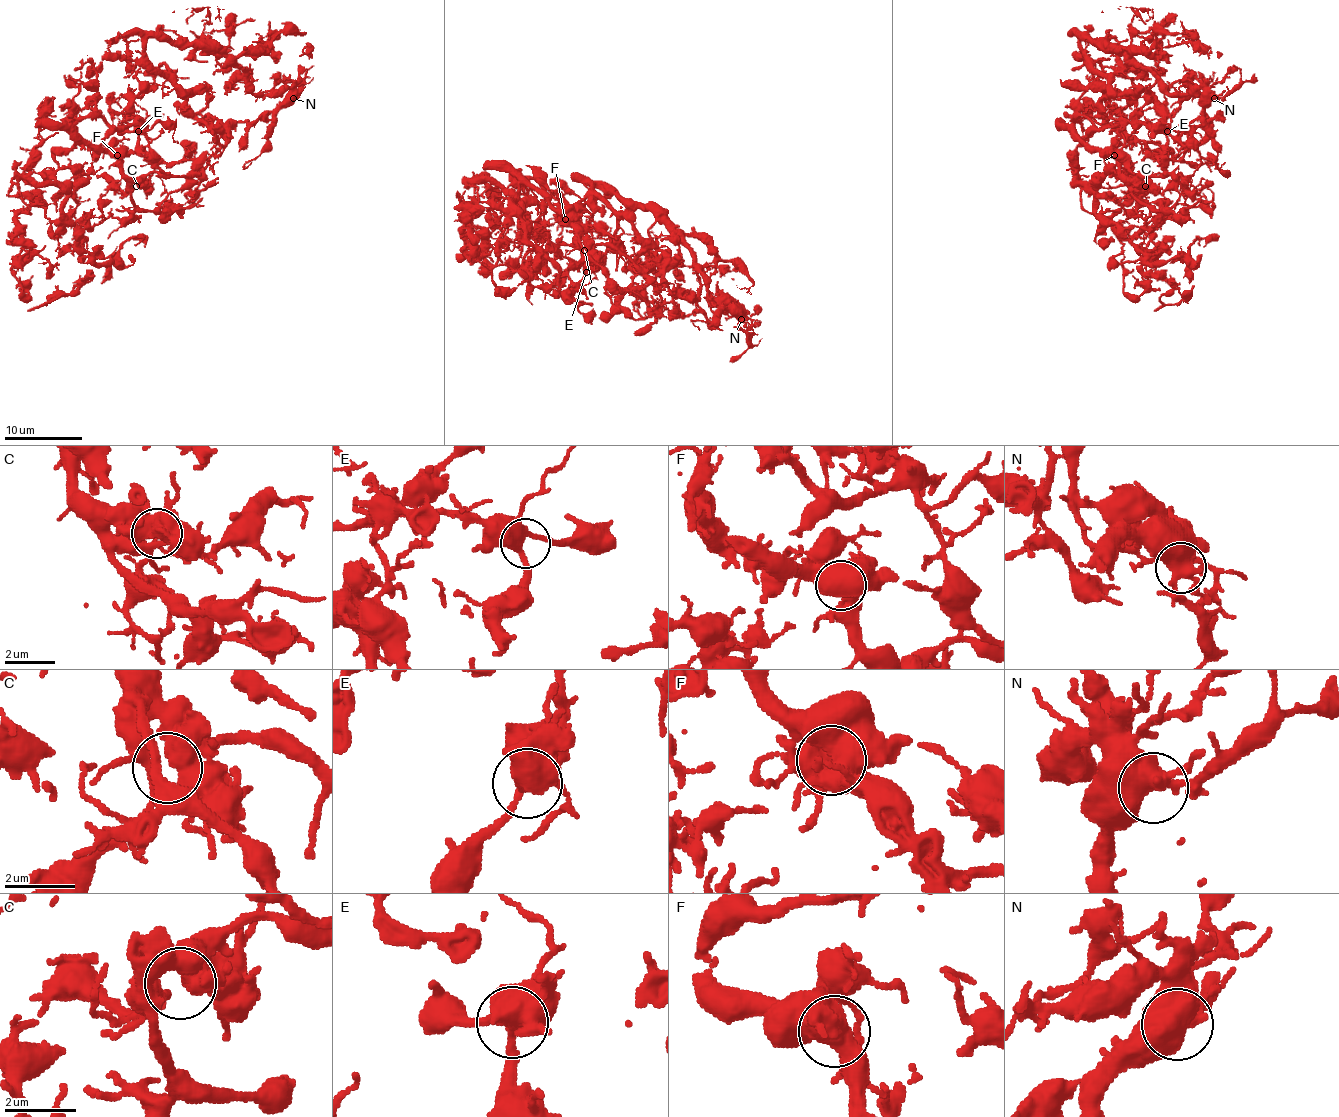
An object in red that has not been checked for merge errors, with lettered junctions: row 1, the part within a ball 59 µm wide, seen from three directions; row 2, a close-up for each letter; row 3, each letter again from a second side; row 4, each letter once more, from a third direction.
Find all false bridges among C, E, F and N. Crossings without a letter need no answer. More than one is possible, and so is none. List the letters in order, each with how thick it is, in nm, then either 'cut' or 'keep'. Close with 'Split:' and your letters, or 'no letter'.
C: 550 nm thick; keep
E: 400 nm thick; keep
F: 650 nm thick; keep
N: 600 nm thick; keep
Split: no letter

